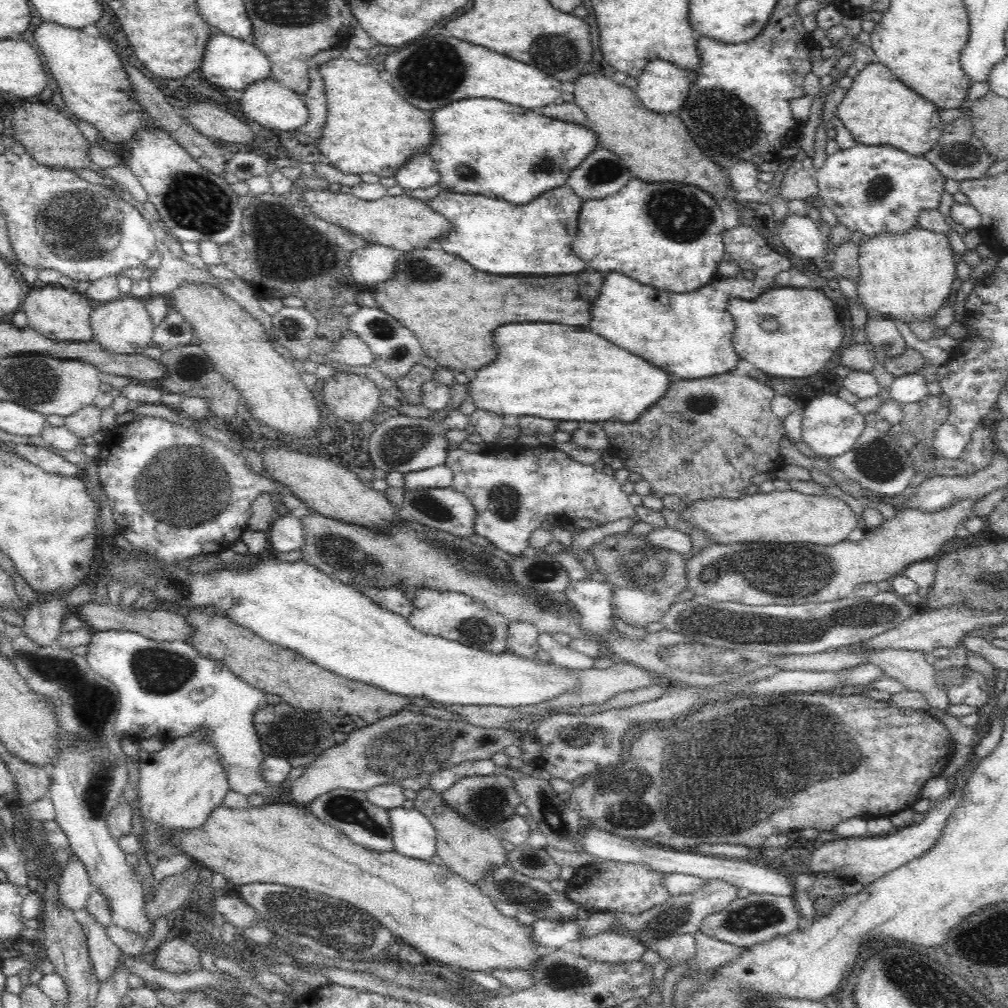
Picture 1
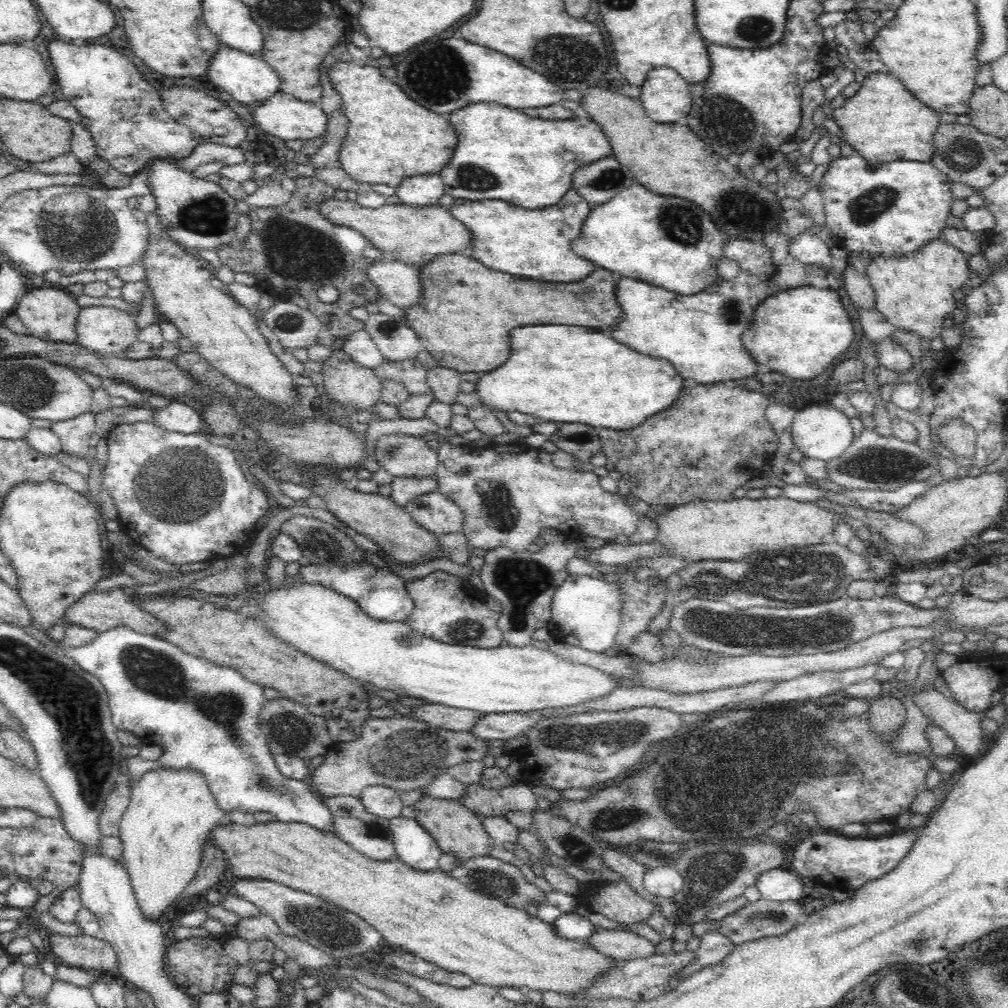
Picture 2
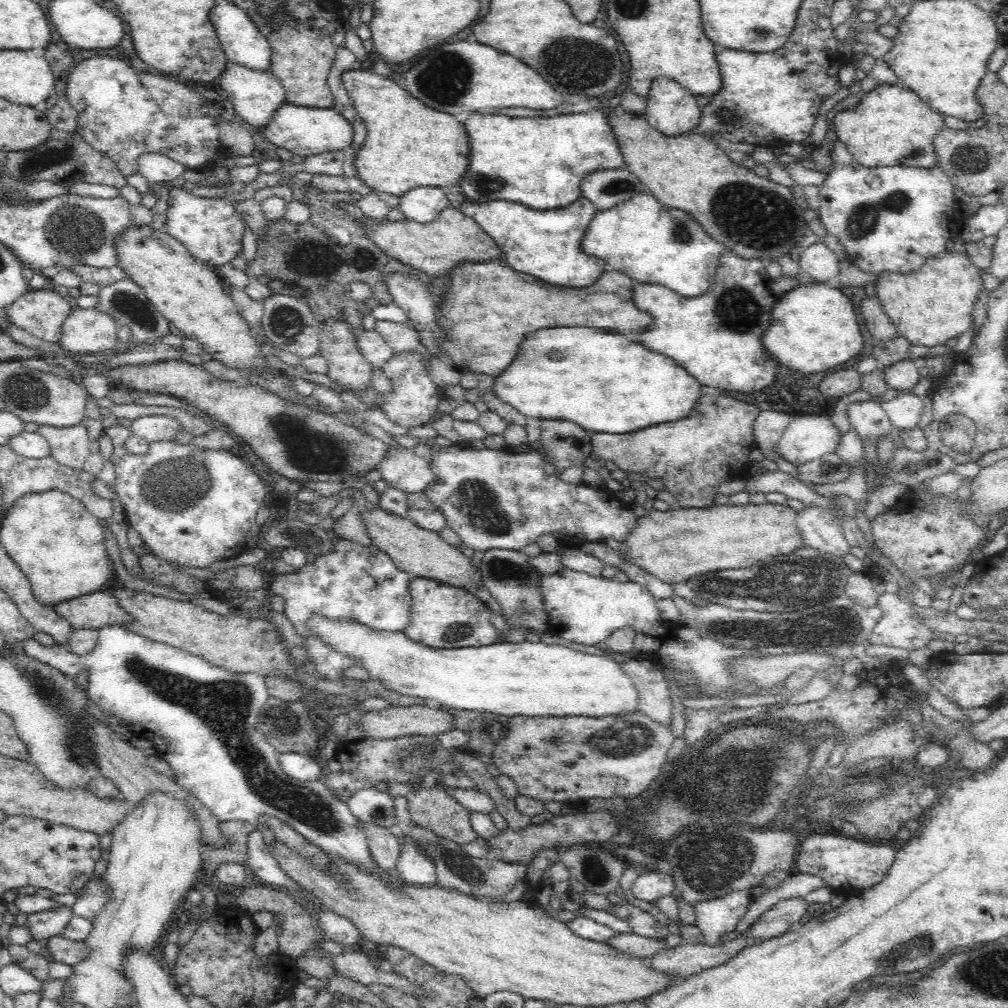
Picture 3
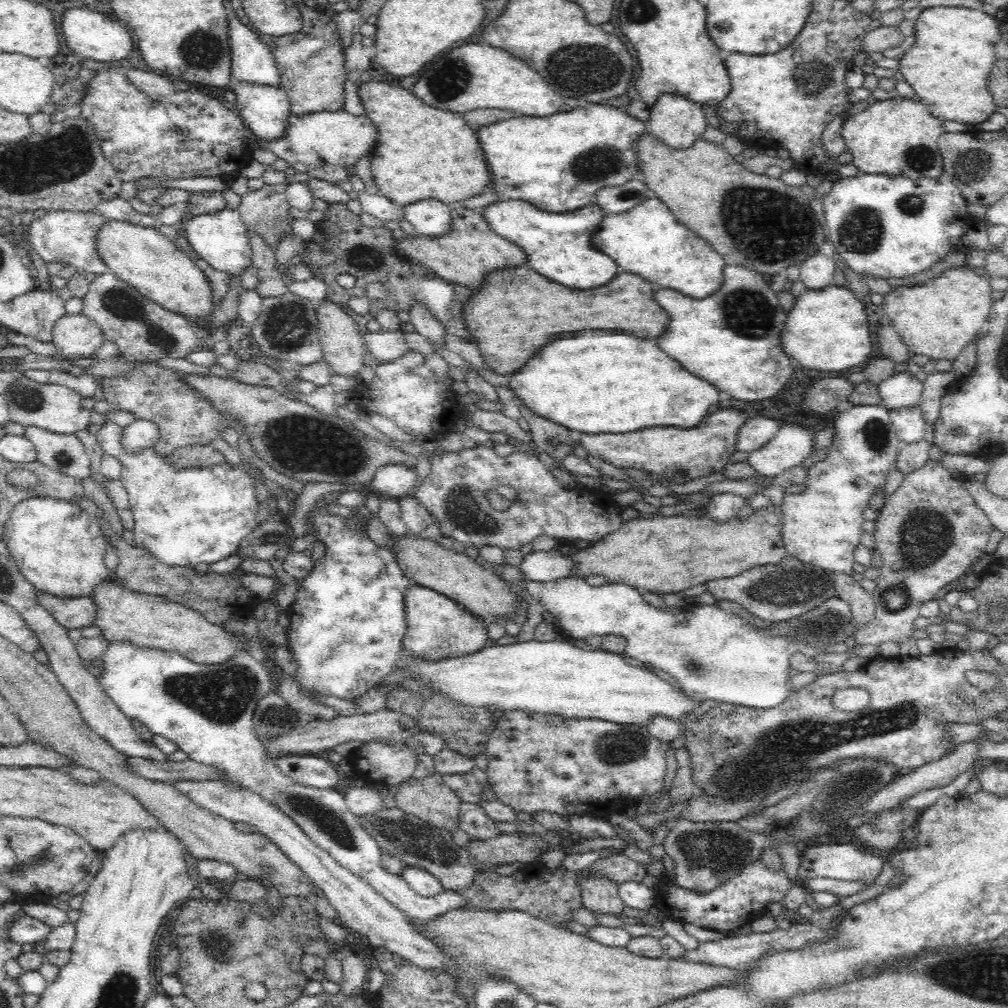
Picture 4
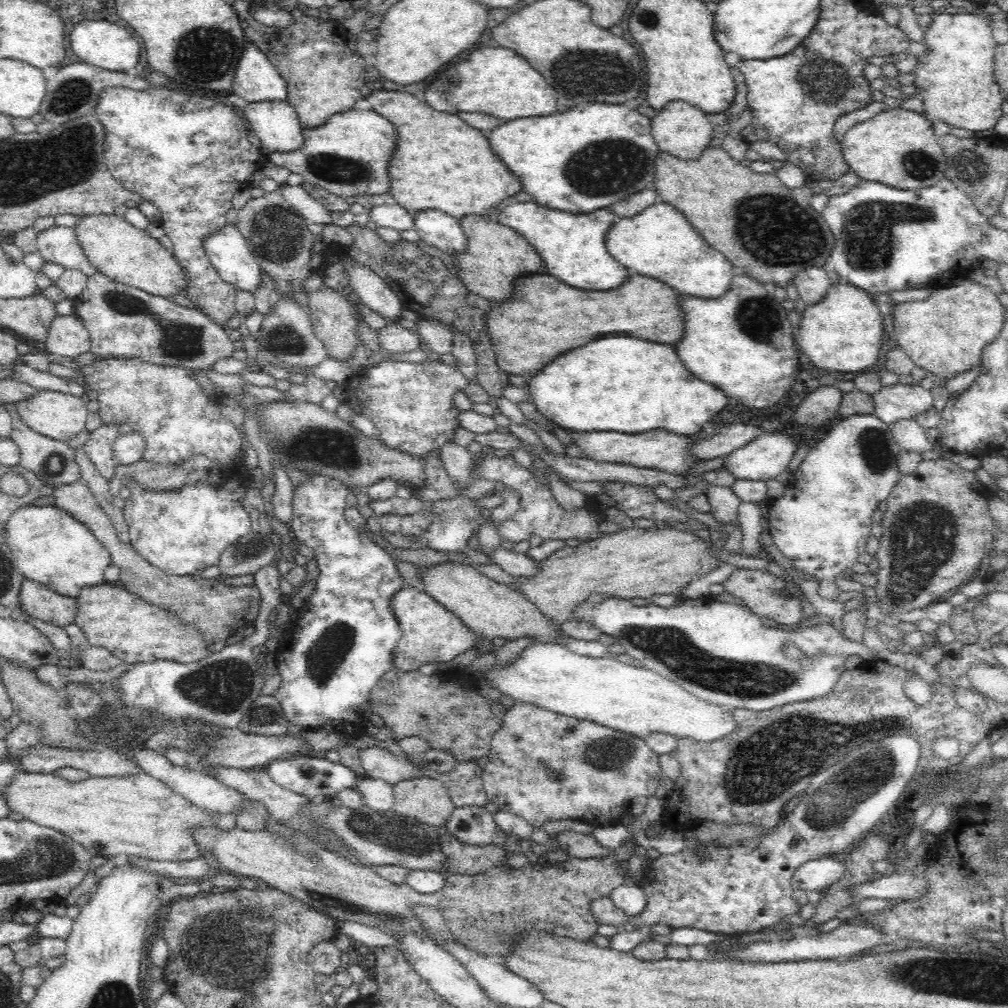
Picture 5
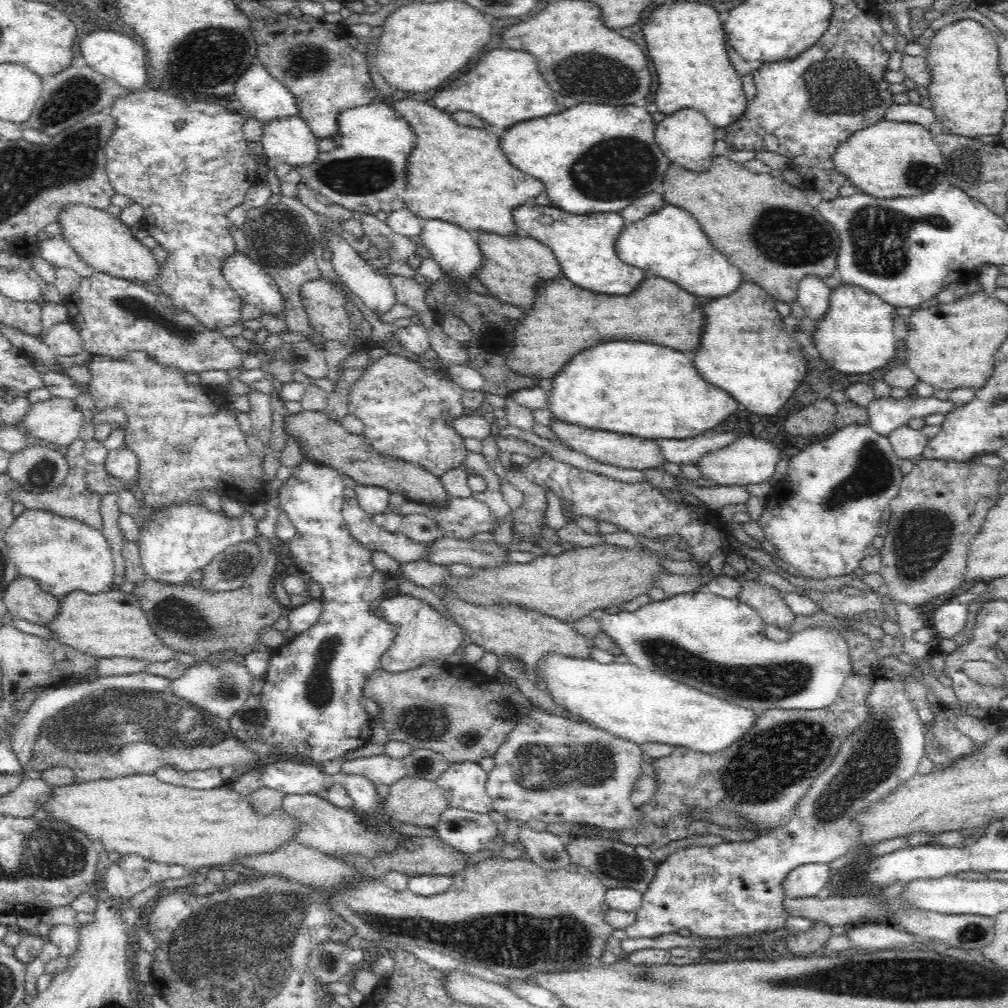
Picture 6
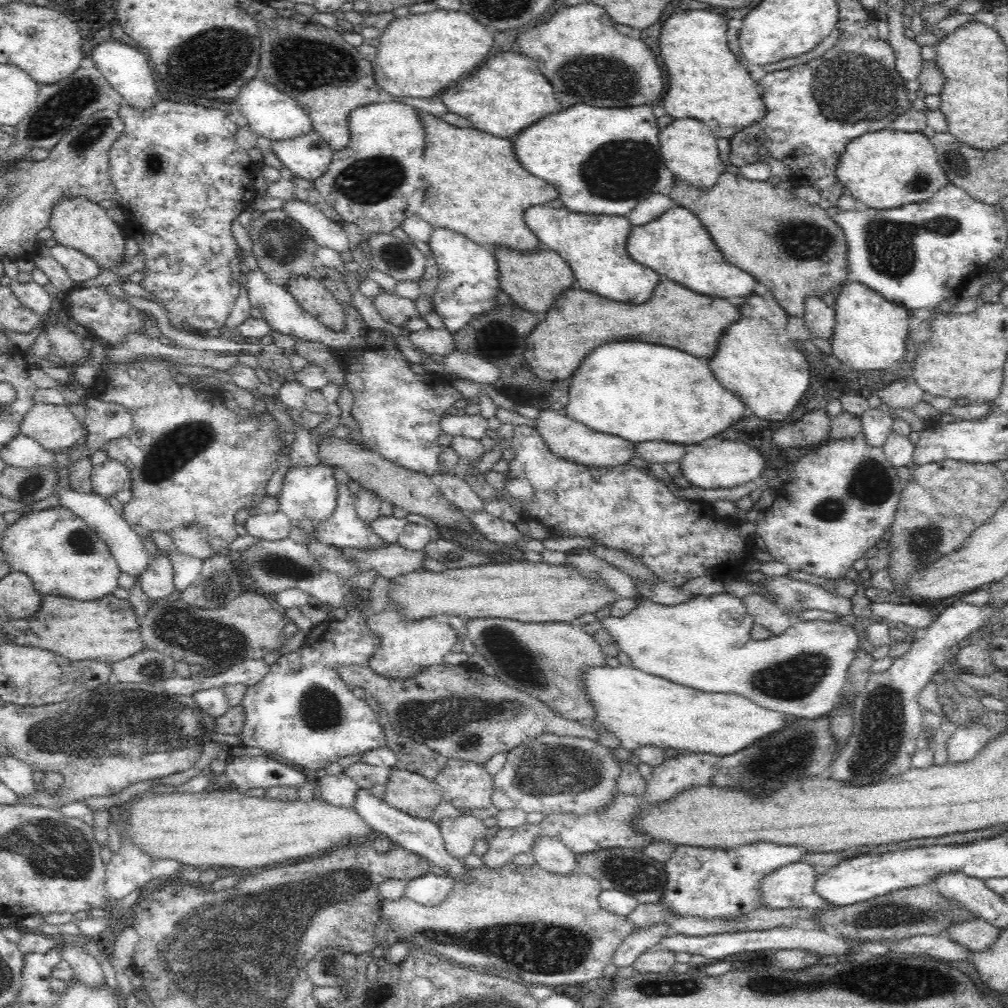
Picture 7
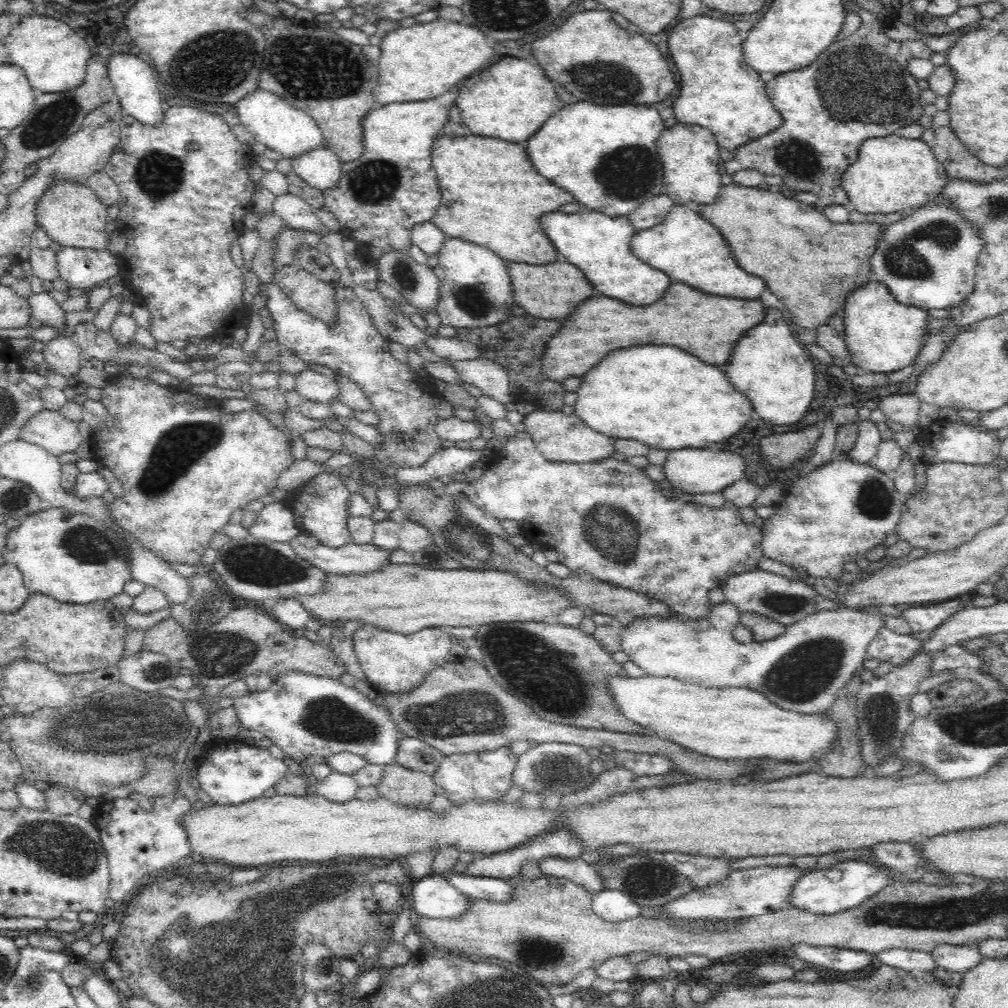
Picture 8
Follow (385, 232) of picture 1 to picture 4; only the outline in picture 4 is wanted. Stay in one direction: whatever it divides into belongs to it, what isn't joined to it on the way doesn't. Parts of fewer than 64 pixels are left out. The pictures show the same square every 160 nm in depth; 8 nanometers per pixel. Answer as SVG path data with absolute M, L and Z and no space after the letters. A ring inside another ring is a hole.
M461 204L452 205L451 230L446 234L426 236L414 233L408 238L395 239L395 250L400 257L428 267L441 279L471 289L480 286L480 280L486 272L527 264L526 254L522 248L498 236L480 214L475 214Z

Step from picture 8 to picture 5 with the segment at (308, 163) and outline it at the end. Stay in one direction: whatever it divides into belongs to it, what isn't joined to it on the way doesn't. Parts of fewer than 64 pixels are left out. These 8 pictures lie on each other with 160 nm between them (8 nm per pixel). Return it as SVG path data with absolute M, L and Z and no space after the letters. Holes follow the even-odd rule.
M288 100L243 102L244 118L267 152L292 152L304 142L303 126Z

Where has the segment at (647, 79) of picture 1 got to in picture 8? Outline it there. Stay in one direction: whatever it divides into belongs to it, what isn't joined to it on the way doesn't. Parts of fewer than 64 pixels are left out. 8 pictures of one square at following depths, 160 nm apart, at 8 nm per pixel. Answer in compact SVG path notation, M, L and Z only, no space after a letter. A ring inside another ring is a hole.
M676 123L664 128L657 140L657 149L664 171L664 193L675 205L713 204L722 184L723 163L717 140L707 128L698 124Z

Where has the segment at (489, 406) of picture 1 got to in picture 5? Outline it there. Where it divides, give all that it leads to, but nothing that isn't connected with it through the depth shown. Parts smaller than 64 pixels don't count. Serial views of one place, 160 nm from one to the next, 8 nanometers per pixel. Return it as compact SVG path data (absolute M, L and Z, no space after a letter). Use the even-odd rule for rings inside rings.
M604 336L582 348L574 348L554 362L538 370L526 385L530 402L549 421L566 431L614 431L638 434L654 428L666 428L678 435L694 435L706 422L717 418L718 412L728 404L729 396L713 384L692 376L676 356L672 346L638 340L632 336Z

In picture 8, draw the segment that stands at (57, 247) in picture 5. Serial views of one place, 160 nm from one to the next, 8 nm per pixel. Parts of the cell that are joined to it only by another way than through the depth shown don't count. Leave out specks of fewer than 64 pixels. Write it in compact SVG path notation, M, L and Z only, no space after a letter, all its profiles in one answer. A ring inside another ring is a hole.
M60 247L55 254L57 255L59 276L66 280L69 288L95 287L120 272L118 269L120 257L107 250L96 252L82 248Z

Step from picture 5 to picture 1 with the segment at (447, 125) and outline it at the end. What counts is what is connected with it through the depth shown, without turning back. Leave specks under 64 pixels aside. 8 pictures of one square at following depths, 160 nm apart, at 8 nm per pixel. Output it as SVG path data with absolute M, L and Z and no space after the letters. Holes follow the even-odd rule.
M339 57L317 64L317 72L324 80L326 97L326 120L317 145L318 154L328 158L328 162L345 173L364 174L372 172L378 176L395 176L398 168L422 150L428 151L434 140L432 113L406 102L393 86L378 75L372 64L360 65L358 61Z

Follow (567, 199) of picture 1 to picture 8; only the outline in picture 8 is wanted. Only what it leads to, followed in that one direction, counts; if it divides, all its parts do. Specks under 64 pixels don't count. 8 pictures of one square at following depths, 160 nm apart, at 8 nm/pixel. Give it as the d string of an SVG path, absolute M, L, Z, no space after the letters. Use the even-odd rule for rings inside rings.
M581 211L576 214L546 212L539 217L539 226L563 260L580 268L597 294L621 300L634 306L646 306L658 300L670 286L664 272L641 262L631 250L636 230L627 216L606 216L600 212Z

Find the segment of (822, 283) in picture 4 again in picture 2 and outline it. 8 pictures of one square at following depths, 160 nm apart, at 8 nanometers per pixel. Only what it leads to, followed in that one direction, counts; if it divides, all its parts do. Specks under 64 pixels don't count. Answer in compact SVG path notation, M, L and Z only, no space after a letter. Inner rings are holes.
M801 232L789 242L790 255L804 265L831 266L830 248L816 234Z

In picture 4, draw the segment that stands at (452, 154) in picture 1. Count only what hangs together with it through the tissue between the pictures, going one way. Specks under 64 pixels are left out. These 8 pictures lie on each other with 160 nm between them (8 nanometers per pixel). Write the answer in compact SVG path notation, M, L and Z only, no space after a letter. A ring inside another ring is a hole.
M588 104L572 112L558 112L554 116L522 116L480 125L476 130L486 165L492 175L490 189L498 192L500 200L522 200L547 212L571 212L594 203L595 193L603 186L618 186L639 177L636 161L636 140L645 132L645 124L626 113L624 108Z

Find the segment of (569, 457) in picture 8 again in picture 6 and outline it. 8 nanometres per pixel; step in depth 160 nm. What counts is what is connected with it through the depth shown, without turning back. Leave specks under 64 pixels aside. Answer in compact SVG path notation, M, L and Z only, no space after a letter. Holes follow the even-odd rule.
M553 417L549 427L564 445L568 445L572 450L586 454L589 458L594 458L594 460L598 460L598 462L604 464L644 471L645 469L663 467L666 463L664 456L661 455L657 441L651 438L642 440L638 436L622 436L618 432L584 428L578 425L568 424Z

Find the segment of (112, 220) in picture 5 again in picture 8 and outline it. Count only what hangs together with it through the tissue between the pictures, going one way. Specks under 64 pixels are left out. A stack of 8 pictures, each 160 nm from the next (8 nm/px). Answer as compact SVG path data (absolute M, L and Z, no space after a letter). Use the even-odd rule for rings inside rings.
M58 180L50 185L50 188L44 192L42 200L38 202L36 221L40 228L48 233L50 239L58 243L60 247L102 252L111 244L110 234L106 229L109 222L106 209L107 206L100 203L88 184Z

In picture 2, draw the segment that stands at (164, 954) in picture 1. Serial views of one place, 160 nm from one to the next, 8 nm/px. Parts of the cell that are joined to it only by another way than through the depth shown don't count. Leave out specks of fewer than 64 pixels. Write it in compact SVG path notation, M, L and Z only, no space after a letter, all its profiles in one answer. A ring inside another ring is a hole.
M190 937L182 940L174 940L167 947L164 959L164 968L177 986L186 988L196 984L204 992L224 993L234 981L234 972L239 967L237 962L229 958L220 938Z

